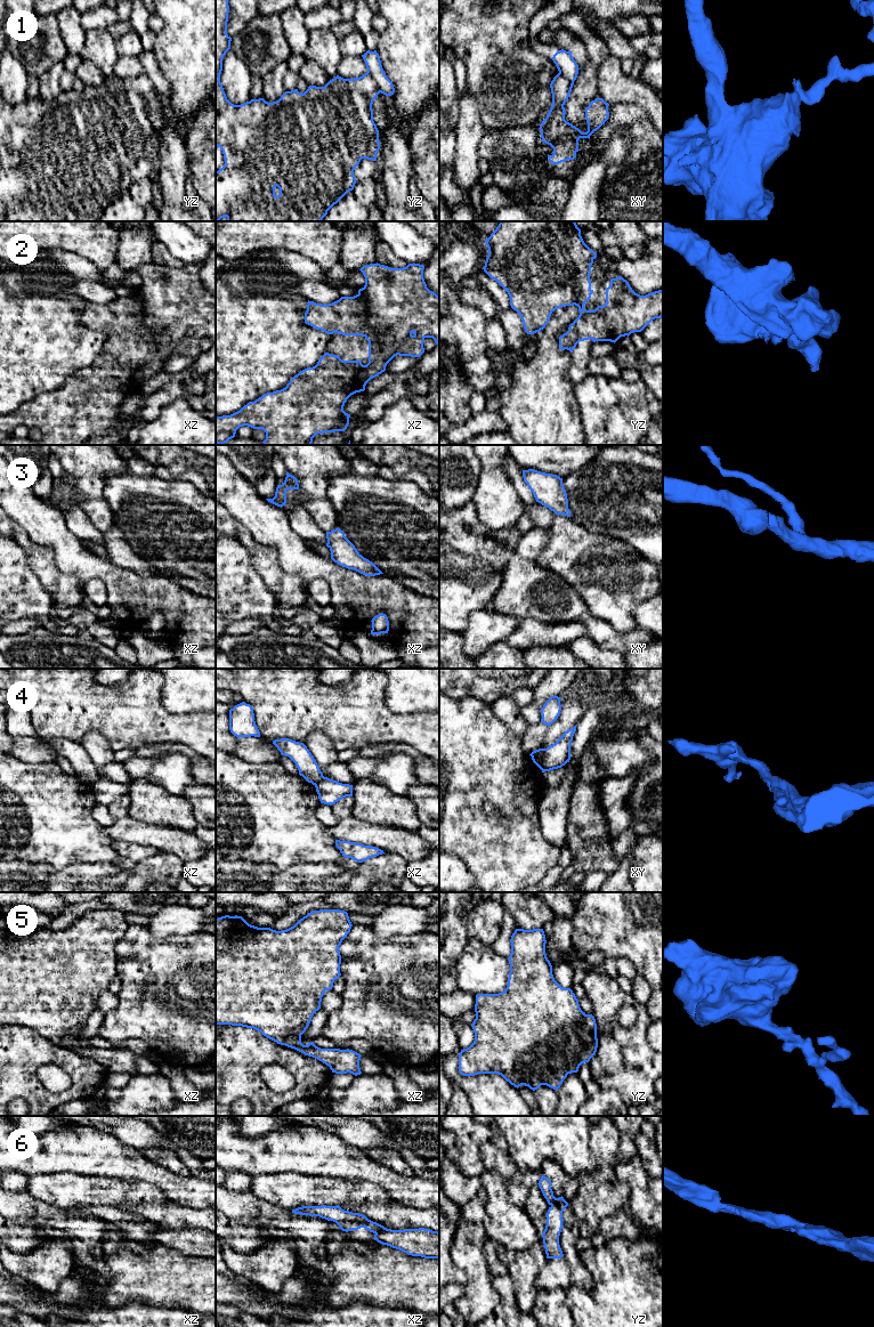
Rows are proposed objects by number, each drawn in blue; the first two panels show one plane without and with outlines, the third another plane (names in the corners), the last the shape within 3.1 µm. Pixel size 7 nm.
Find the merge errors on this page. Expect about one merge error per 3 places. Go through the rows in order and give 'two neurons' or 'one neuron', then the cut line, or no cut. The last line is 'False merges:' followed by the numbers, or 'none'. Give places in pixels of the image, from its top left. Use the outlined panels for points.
1: two neurons | yz (366, 72), (372, 77), (380, 91)
2: one neuron | no cut
3: one neuron | no cut
4: two neurons | xy (543, 749), (540, 768)
5: one neuron | no cut
6: two neurons | xz (385, 1228), (375, 1234)
False merges: 1, 4, 6

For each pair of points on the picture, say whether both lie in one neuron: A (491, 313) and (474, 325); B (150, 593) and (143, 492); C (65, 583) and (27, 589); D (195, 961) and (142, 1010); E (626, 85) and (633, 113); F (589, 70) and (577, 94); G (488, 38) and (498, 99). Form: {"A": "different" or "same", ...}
{"A": "different", "B": "different", "C": "different", "D": "same", "E": "different", "F": "same", "G": "same"}

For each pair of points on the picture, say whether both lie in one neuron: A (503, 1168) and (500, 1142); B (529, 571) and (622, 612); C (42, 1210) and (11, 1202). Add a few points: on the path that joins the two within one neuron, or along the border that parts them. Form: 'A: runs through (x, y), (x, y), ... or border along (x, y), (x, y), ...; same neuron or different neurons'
A: border along (491, 1140), (506, 1152); different neurons
B: border along (555, 574), (561, 577), (579, 595), (589, 612); different neurons
C: runs through (34, 1205), (19, 1205); same neuron

